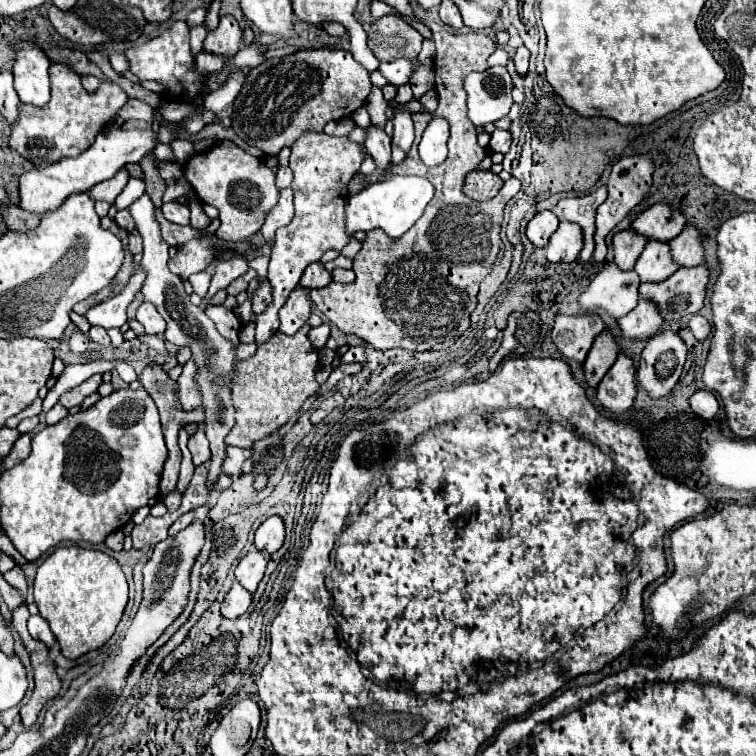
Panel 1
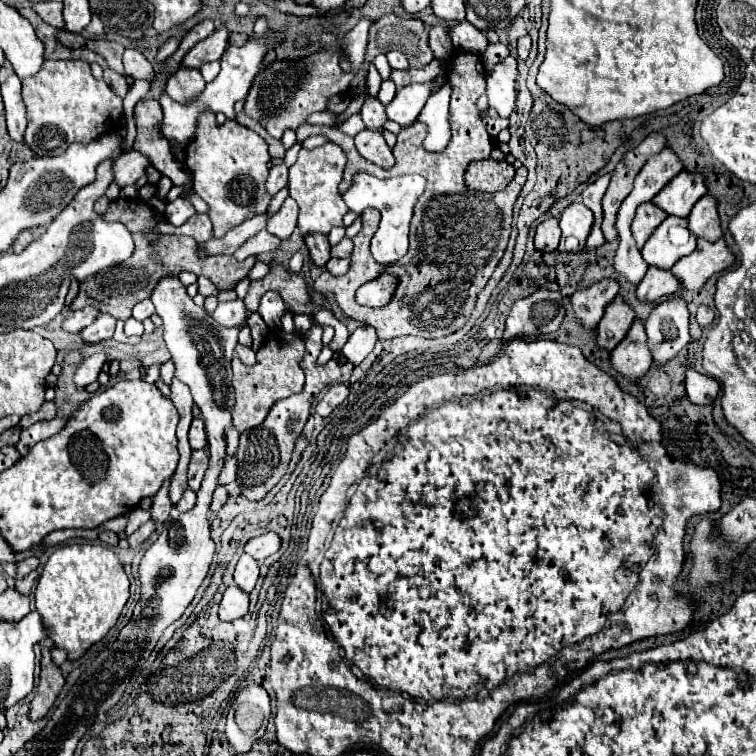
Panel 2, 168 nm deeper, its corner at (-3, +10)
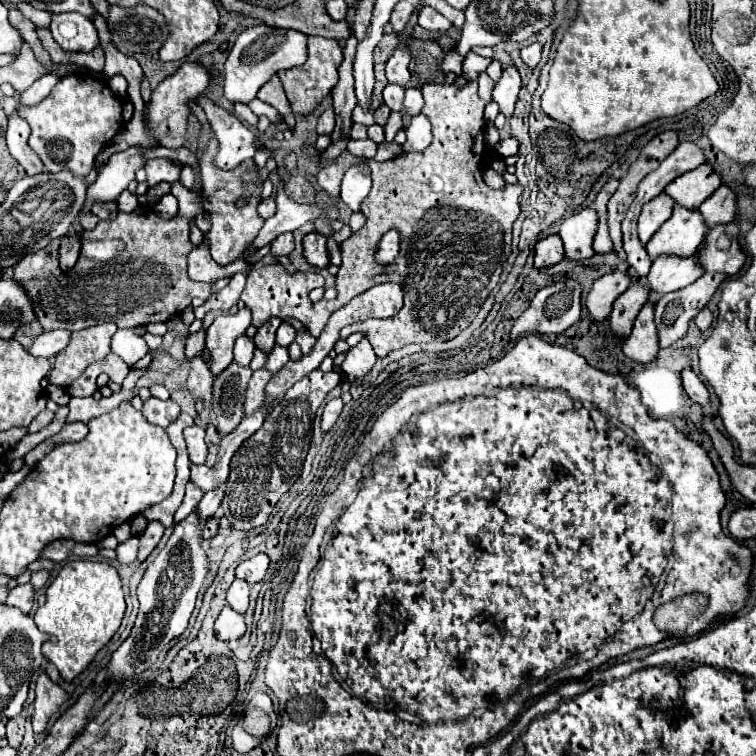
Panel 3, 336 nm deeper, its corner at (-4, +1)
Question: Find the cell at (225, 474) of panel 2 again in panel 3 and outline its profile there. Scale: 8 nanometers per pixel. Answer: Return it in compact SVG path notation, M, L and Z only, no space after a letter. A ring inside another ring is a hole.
M217 487L217 489L211 489L203 495L203 499L199 501L197 505L197 511L201 515L201 519L209 519L221 505L221 499L223 499L223 487Z

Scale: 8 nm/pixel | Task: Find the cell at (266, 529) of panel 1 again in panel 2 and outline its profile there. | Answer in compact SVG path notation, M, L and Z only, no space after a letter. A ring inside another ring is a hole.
M264 532L262 536L248 540L244 546L244 552L254 560L264 560L270 554L274 554L278 548L280 548L280 538L274 532Z

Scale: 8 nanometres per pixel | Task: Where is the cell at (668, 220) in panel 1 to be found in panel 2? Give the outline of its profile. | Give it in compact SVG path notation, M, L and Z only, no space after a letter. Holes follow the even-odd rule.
M682 170L674 176L654 198L652 202L658 204L664 212L686 218L692 206L708 192L706 178L698 172Z

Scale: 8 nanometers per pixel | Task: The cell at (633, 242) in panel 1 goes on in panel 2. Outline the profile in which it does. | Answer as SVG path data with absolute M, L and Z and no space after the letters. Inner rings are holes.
M644 202L644 204L638 206L636 218L632 222L632 234L636 238L638 248L642 248L646 244L650 234L664 222L666 216L668 214L662 208L658 208L656 204L652 204L652 202Z

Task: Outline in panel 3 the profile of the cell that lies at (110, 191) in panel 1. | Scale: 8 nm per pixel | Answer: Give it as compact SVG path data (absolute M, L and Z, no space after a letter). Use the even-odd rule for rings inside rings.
M149 159L145 163L145 173L147 173L147 183L149 187L155 187L161 181L173 183L179 179L181 163L171 161L171 159Z

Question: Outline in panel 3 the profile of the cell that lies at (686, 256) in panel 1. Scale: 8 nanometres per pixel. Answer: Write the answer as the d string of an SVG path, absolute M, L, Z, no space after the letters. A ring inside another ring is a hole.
M721 185L703 205L699 207L699 213L703 215L705 227L715 229L717 225L729 225L735 217L735 193L727 187Z

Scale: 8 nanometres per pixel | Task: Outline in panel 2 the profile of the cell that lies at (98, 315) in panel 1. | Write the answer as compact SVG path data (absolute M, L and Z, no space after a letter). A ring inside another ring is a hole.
M84 308L84 310L72 312L72 314L62 322L62 330L64 330L64 332L80 332L80 330L86 328L88 324L92 324L96 316L98 316L98 308Z

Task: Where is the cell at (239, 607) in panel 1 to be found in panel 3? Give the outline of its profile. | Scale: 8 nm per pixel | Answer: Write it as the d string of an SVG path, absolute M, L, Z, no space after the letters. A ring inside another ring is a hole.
M229 605L221 611L221 615L215 621L215 633L219 639L229 641L229 639L239 639L245 633L245 617L241 613L235 613Z

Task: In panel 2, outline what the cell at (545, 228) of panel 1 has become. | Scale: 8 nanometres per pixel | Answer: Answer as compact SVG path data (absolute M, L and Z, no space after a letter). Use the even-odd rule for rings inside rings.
M550 218L542 224L538 224L536 236L534 236L536 250L554 252L554 250L558 250L558 242L560 242L560 226L558 226L556 218Z

